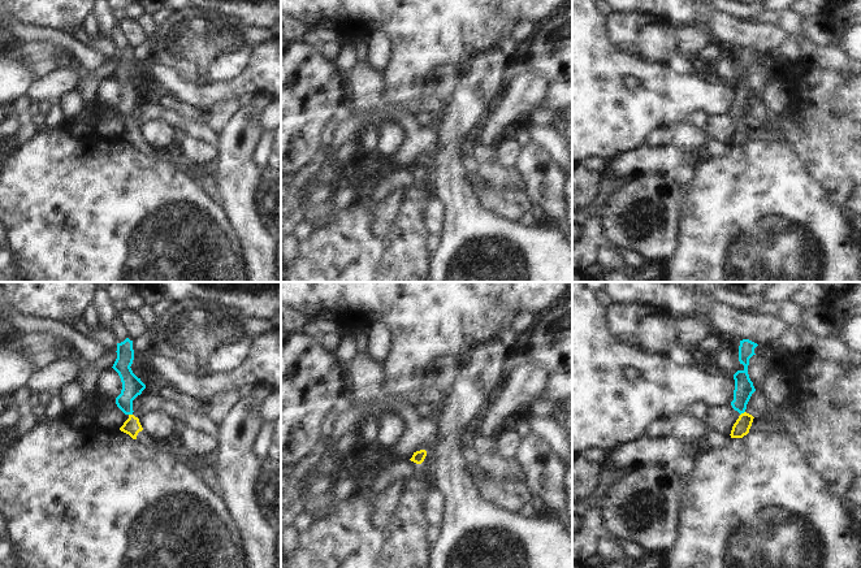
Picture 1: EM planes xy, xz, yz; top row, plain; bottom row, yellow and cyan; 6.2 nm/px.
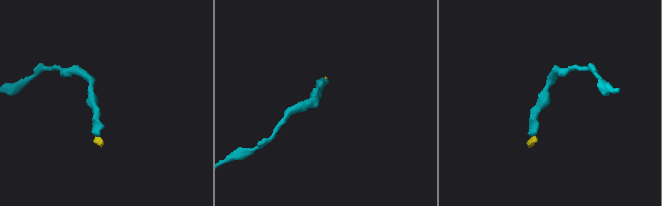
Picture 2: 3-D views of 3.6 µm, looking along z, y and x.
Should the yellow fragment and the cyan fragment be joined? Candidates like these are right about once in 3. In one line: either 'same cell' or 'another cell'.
same cell

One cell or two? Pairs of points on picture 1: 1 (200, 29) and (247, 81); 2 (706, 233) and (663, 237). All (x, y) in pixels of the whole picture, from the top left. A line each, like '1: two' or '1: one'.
1: two
2: two

